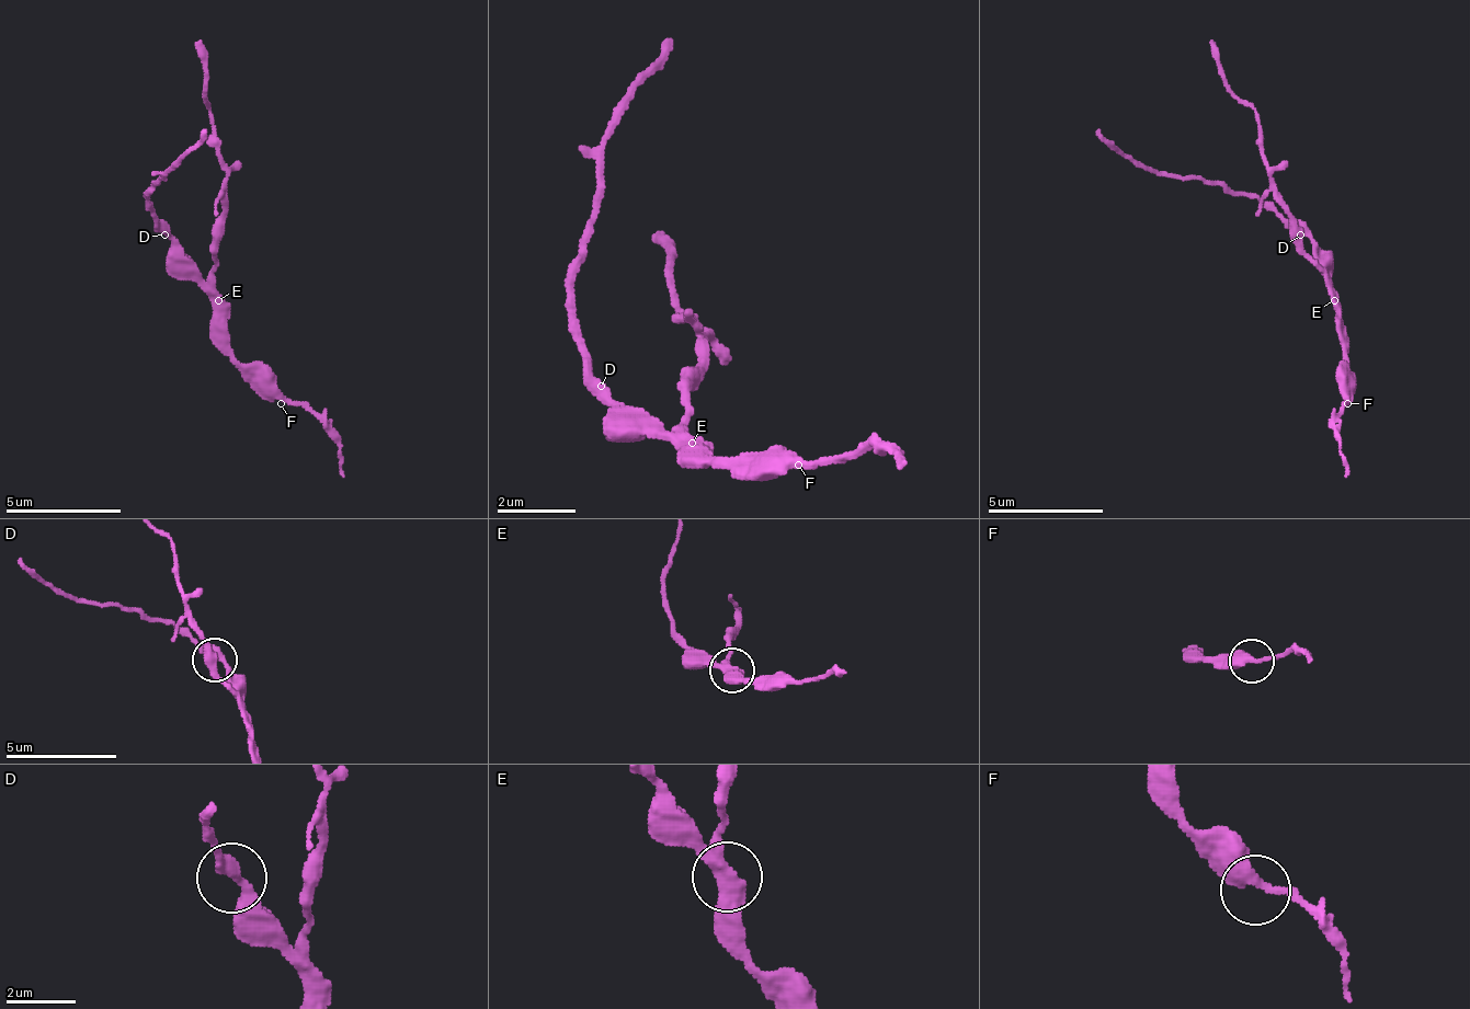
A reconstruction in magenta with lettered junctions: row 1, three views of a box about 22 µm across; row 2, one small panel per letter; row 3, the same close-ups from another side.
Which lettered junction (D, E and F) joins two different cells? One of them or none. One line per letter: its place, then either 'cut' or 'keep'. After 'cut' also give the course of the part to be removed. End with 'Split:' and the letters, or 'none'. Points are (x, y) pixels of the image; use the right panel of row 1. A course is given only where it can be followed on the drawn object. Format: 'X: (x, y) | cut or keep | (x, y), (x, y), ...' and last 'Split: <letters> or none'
D: (1300, 234) | keep
E: (1334, 300) | cut | (1335, 299), (1266, 171), (1260, 125), (1231, 90), (1214, 37)
F: (1347, 403) | keep
Split: E

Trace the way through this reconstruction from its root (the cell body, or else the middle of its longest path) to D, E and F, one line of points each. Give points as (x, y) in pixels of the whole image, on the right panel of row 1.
D: (1318, 264), (1318, 247), (1307, 234), (1300, 234)
E: (1318, 264), (1335, 299)
F: (1318, 264), (1335, 299), (1335, 316), (1341, 322), (1341, 398), (1347, 403)

